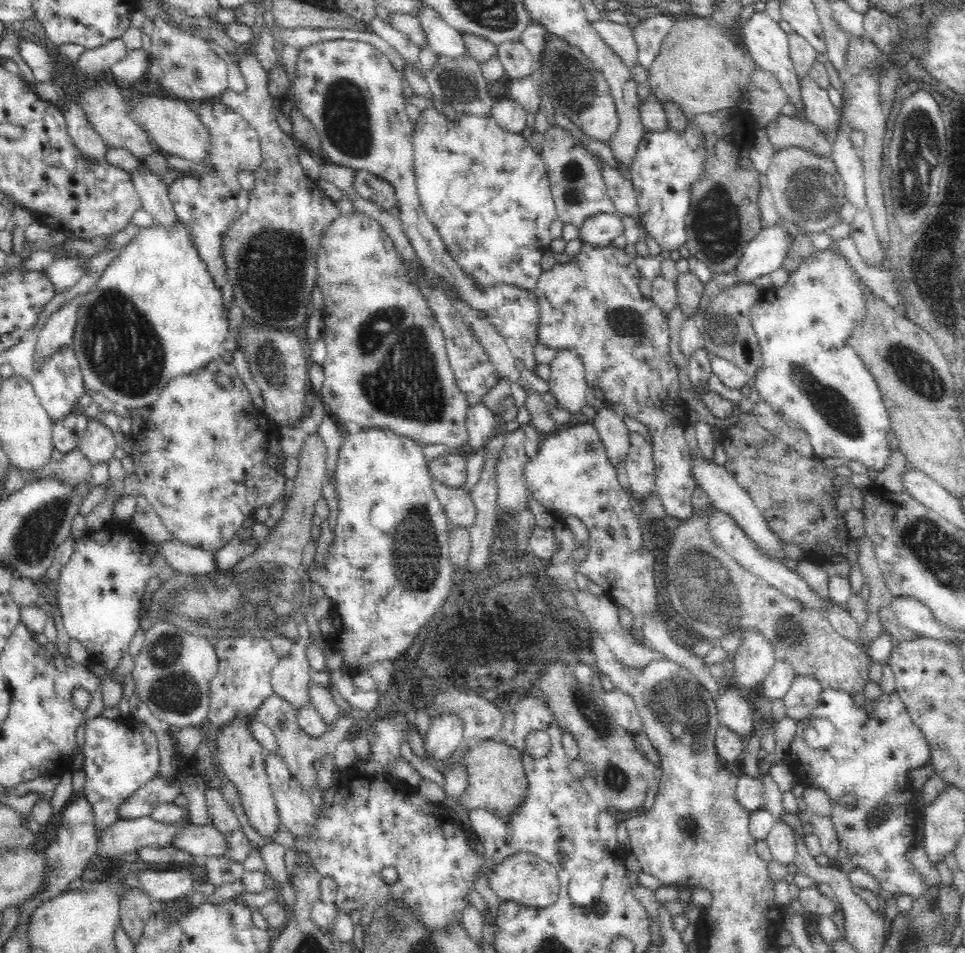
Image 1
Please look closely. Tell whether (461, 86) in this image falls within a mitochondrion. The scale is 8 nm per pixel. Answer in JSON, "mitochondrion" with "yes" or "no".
{"mitochondrion":"yes"}

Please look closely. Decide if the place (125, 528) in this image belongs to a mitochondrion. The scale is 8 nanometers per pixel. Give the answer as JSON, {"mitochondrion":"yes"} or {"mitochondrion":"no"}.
{"mitochondrion":"no"}

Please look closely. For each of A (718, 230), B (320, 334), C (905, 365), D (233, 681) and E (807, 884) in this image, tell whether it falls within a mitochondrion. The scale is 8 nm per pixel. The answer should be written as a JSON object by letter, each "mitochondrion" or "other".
{"A":"mitochondrion","B":"other","C":"mitochondrion","D":"other","E":"other"}

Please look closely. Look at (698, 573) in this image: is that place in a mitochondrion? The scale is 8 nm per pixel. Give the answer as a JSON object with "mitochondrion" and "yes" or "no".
{"mitochondrion":"yes"}

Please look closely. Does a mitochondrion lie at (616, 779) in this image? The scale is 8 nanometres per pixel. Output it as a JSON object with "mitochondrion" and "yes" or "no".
{"mitochondrion":"yes"}

